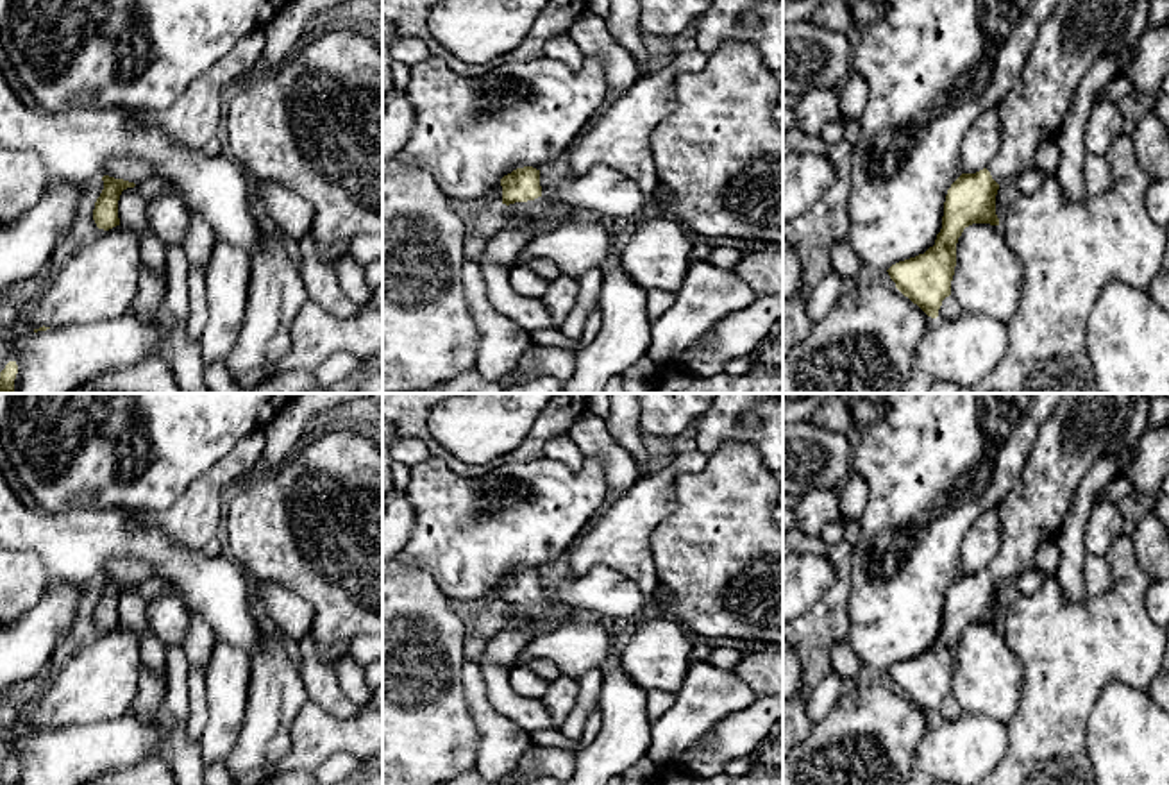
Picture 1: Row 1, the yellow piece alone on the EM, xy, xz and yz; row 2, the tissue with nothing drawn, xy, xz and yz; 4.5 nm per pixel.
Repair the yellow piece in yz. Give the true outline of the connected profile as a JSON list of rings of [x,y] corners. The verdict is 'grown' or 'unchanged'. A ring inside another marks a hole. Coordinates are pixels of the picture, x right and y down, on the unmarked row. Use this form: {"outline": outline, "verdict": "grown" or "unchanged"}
{"outline": [[[1064,393],[1042,424],[1026,467],[996,508],[999,551],[987,569],[962,574],[951,585],[935,646],[887,671],[896,688],[928,717],[937,719],[942,701],[951,696],[963,629],[999,626],[997,590],[1035,567],[1039,547],[1055,540],[1090,467],[1121,449],[1133,406],[1133,393]]], "verdict": "grown"}

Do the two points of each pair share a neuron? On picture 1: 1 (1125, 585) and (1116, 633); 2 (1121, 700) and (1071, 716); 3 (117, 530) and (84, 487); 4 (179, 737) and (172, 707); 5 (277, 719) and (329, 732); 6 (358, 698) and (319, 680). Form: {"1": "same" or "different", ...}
{"1": "same", "2": "different", "3": "different", "4": "same", "5": "different", "6": "different"}

